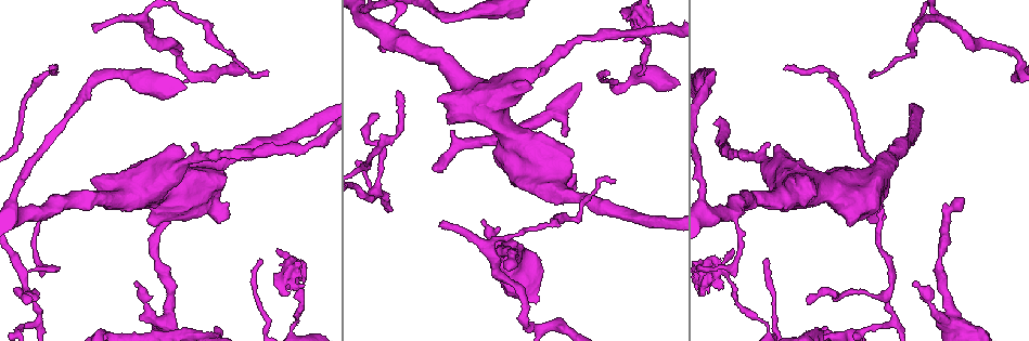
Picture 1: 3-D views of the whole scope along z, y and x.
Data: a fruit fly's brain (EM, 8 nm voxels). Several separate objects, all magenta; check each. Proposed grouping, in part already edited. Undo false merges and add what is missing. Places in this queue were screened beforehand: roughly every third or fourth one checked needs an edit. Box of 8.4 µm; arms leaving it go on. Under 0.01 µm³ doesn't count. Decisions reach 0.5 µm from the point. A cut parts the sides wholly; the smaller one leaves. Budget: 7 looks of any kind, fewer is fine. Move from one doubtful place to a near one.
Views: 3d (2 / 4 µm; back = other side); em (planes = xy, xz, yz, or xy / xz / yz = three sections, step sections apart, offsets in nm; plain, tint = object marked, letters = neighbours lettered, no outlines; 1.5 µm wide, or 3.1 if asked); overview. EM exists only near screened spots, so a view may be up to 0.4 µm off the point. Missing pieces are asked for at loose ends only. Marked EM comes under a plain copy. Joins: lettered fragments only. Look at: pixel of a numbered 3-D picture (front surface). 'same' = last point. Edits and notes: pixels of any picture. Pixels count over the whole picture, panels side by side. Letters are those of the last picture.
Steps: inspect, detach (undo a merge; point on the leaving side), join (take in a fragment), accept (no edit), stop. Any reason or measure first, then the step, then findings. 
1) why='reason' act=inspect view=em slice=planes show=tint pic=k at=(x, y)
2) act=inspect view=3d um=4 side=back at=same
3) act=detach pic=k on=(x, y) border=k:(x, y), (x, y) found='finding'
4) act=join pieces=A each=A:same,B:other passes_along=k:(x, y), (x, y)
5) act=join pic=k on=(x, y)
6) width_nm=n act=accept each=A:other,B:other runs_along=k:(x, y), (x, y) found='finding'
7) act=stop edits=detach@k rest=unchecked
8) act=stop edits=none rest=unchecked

why='small branch off a trunk' act=inspect view=3d um=4 pic=1 at=(944, 319)

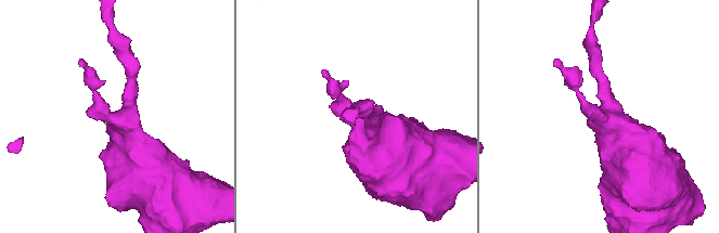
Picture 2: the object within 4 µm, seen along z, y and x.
arms=3 arm_widths_nm=200,220,550 act=inspect view=em slice=planes show=tint pic=2 at=(107, 115)

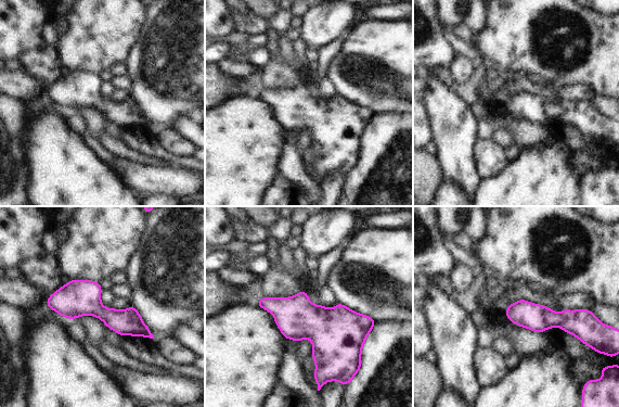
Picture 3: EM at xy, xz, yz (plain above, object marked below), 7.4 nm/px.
why='what lies round it' act=inspect view=em slice=planes show=letters at=same

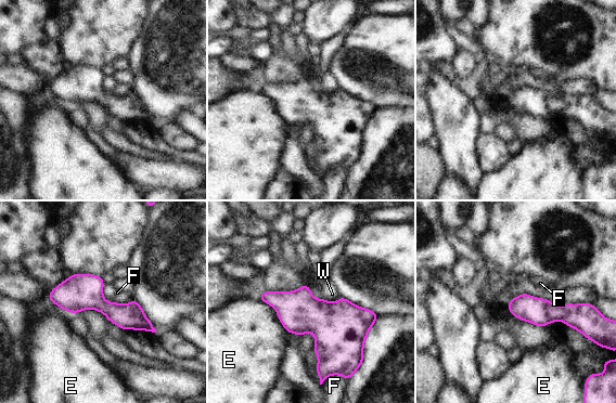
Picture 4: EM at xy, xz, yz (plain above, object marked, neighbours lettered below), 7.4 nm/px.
width_nm=200 act=accept each=E:other,F:other,W:other border=4:(344, 377), (330, 375), (321, 385) found='one neuron here'

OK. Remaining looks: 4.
why='branch stops here' act=inspect view=em slice=planes show=letters pic=1 at=(396, 91)

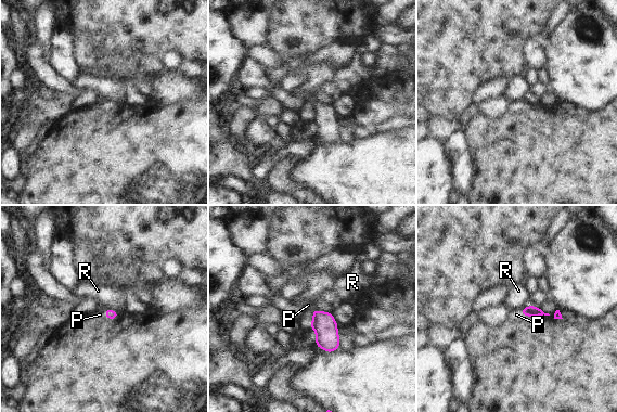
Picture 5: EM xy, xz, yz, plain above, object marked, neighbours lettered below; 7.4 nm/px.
act=join pieces=P each=P:same,R:other found='it goes on there'

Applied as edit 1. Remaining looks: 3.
why='end of a long branch' act=inspect view=em slice=planes show=letters pic=1 at=(872, 74)

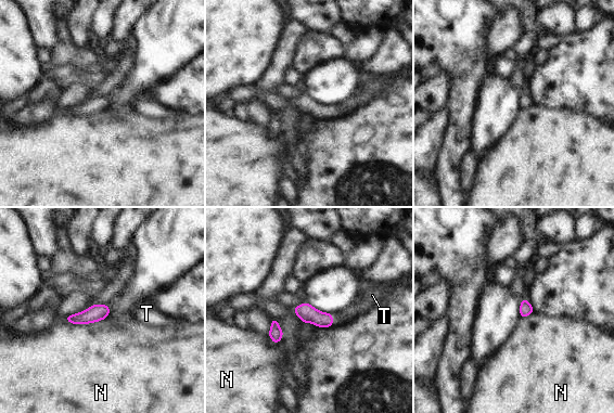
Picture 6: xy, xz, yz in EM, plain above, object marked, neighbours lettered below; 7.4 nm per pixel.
longest_contact=N:320nm act=join pieces=T each=N:other,T:same passes_along=6:(307, 313), (332, 320), (362, 306) found='the neuron continues'

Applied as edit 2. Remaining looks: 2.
act=stop edits=join@5,join@6 rest=unchecked

